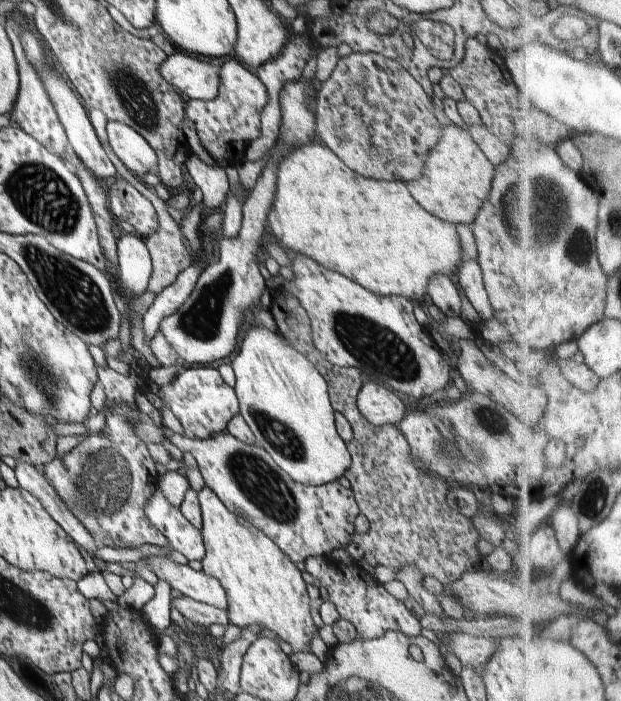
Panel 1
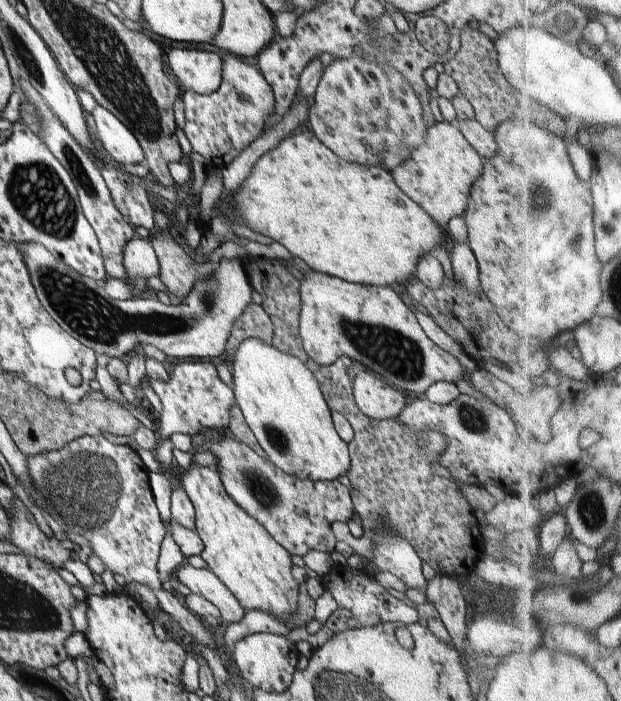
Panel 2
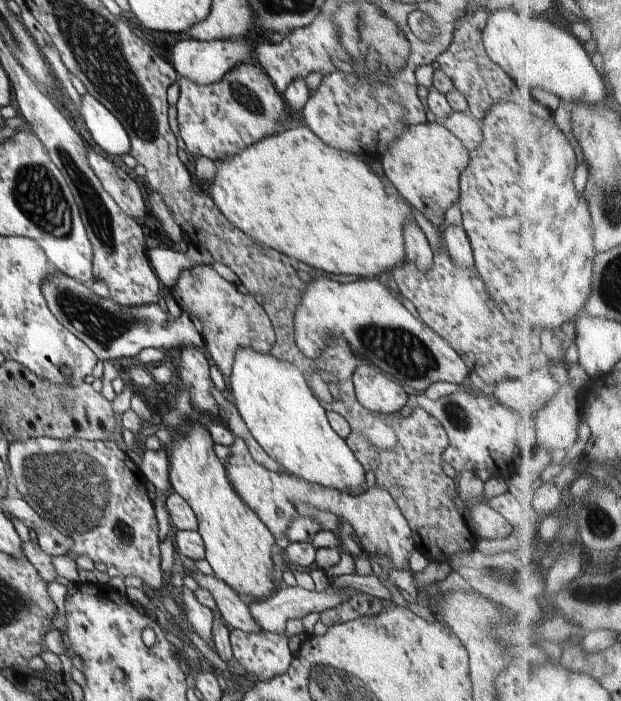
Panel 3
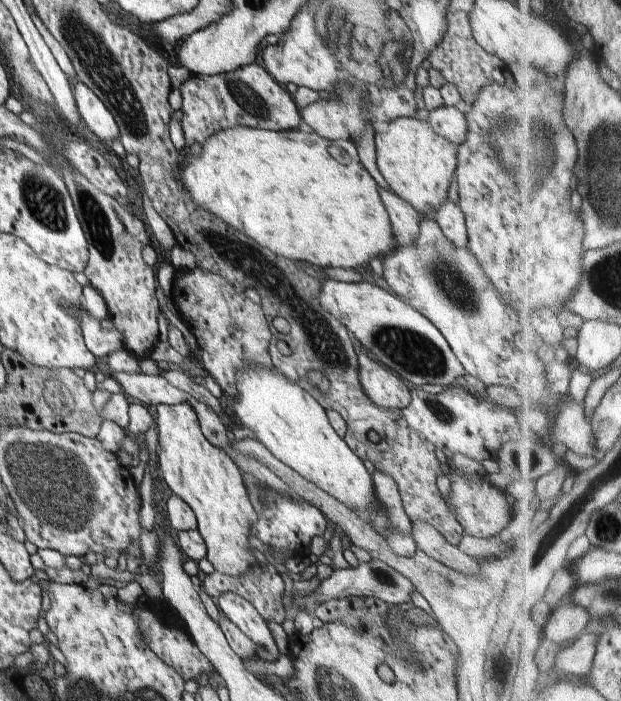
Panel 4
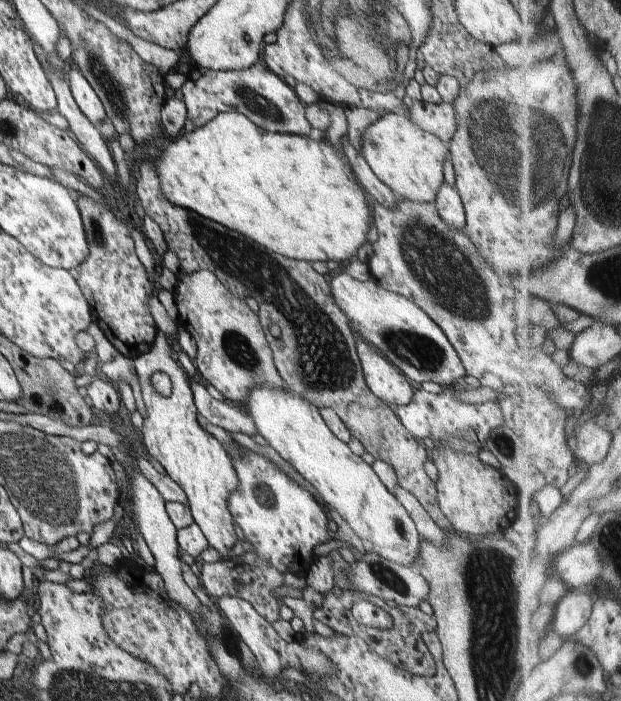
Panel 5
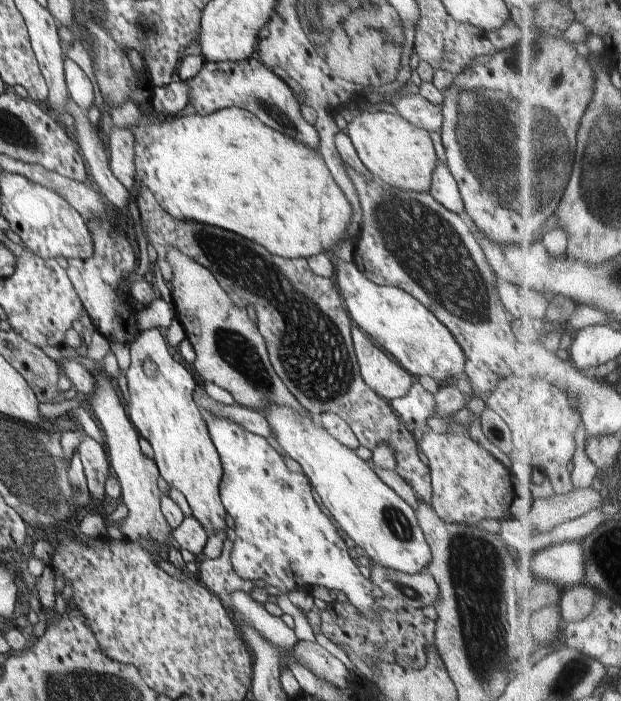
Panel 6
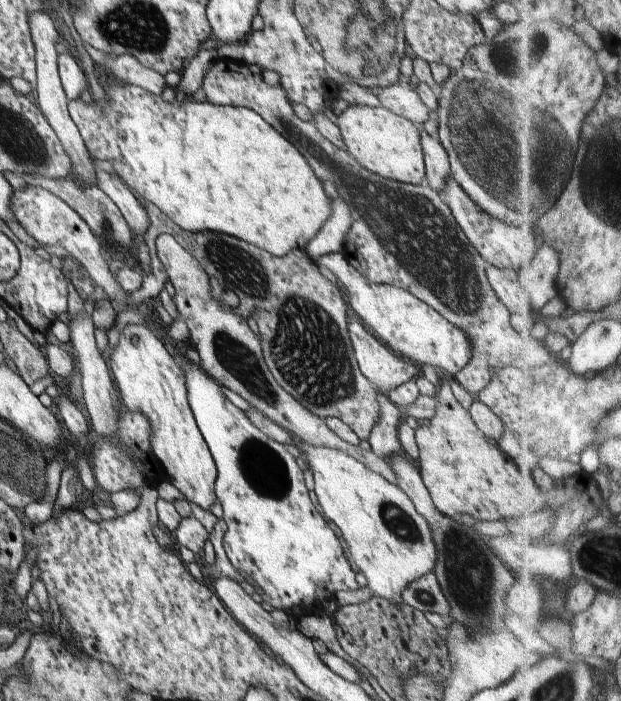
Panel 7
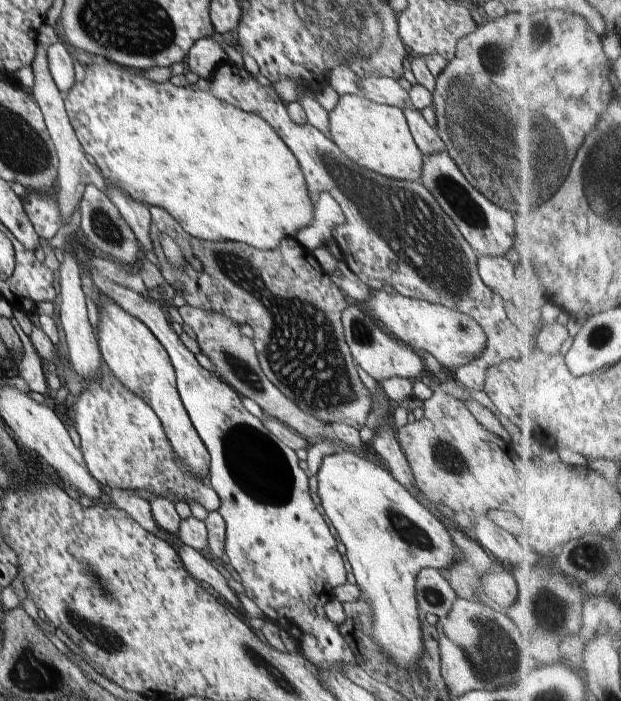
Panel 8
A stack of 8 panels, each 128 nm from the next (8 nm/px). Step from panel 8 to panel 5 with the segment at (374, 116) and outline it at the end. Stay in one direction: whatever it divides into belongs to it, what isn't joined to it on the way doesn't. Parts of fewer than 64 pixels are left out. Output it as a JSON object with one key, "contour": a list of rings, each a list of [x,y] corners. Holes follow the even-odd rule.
{"contour":[[[388,113],[370,125],[364,134],[362,150],[368,166],[400,198],[419,203],[434,203],[444,177],[442,166],[448,145],[435,134],[419,127],[411,118]]]}

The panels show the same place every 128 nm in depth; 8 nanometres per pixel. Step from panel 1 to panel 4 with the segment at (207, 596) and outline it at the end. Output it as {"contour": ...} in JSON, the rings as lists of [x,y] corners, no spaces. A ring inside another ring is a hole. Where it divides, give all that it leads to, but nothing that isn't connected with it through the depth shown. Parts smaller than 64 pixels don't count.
{"contour":[[[225,592],[216,599],[216,603],[222,614],[258,645],[257,656],[260,659],[277,660],[280,654],[273,634],[263,616],[249,600],[233,592]]]}

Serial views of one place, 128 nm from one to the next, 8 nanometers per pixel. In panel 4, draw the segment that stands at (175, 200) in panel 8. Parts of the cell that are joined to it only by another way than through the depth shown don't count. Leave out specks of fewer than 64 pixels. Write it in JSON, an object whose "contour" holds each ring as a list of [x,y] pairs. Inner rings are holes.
{"contour":[[[234,127],[225,131],[217,132],[215,135],[207,139],[203,146],[203,152],[200,158],[191,155],[188,159],[186,167],[183,164],[178,170],[178,180],[203,209],[209,210],[214,216],[222,219],[226,224],[234,227],[236,232],[243,232],[258,245],[266,247],[274,254],[283,256],[284,258],[295,260],[304,260],[310,262],[315,268],[324,269],[332,268],[362,268],[372,260],[372,258],[382,258],[382,256],[391,253],[395,249],[395,234],[393,233],[392,223],[381,199],[379,186],[374,181],[370,173],[360,163],[356,145],[352,141],[331,141],[318,136],[314,131],[307,127],[285,131],[267,131],[266,129],[253,129],[250,127]]]}

